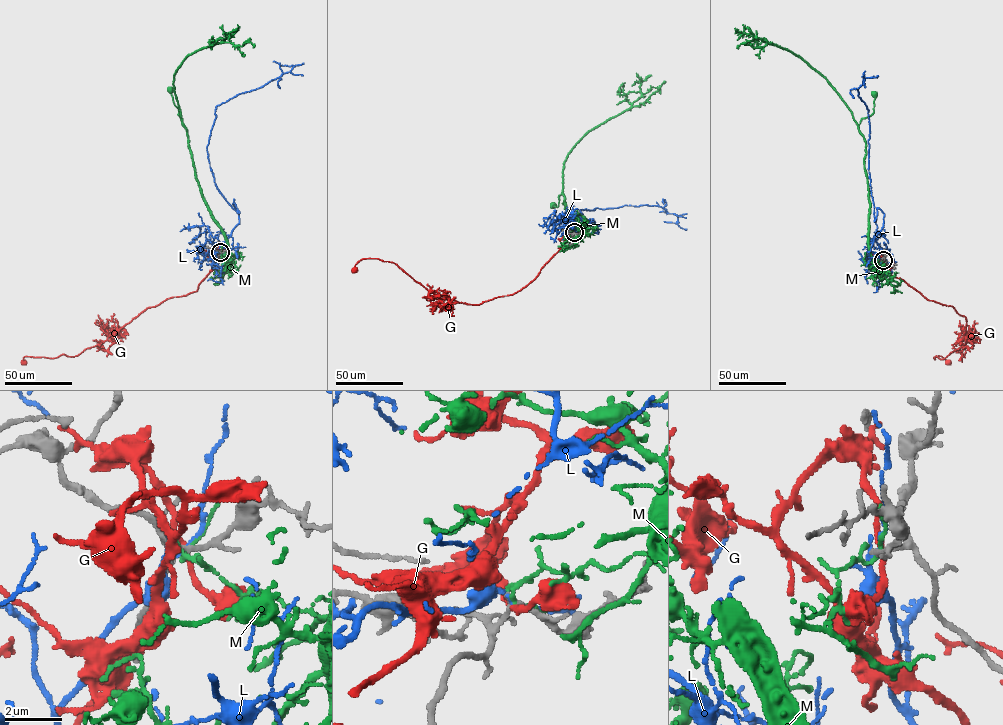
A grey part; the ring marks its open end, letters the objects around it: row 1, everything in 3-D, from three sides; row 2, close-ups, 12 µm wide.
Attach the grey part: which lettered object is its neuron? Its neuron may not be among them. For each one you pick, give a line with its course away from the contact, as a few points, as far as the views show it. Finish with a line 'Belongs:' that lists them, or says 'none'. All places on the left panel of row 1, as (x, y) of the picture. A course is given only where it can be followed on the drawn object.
Belongs: none

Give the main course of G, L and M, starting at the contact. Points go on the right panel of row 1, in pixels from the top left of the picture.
G: (884, 260), (879, 258), (891, 275), (965, 317), (961, 346), (944, 358), (933, 357), (948, 362)
L: (883, 260), (885, 275), (867, 251), (884, 214), (878, 208), (874, 221), (868, 110), (858, 96), (873, 76)
M: (883, 260), (877, 263), (870, 254), (865, 141), (858, 127), (862, 118), (873, 112), (874, 94)

